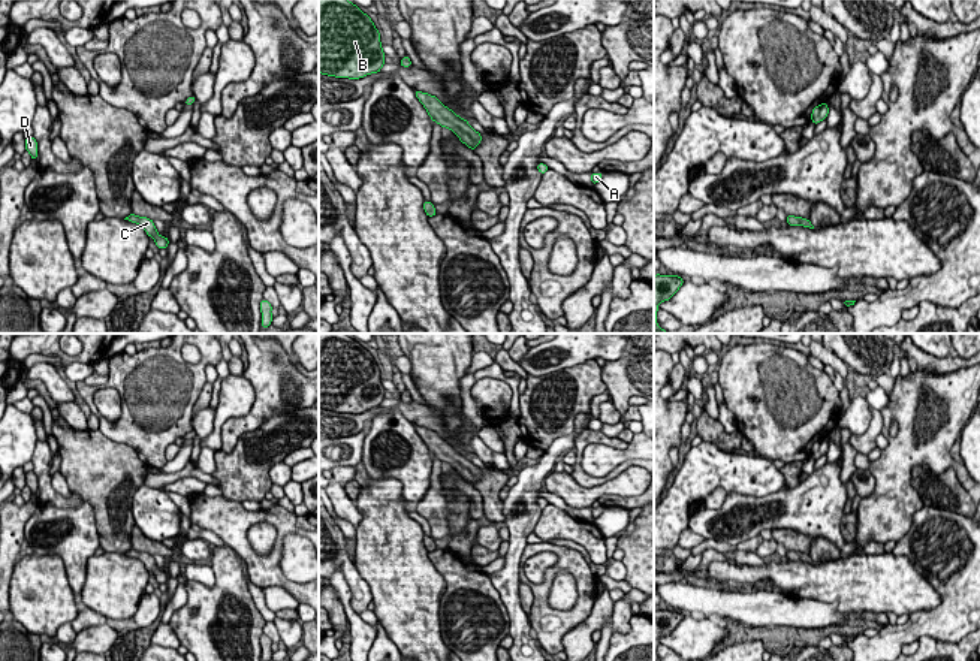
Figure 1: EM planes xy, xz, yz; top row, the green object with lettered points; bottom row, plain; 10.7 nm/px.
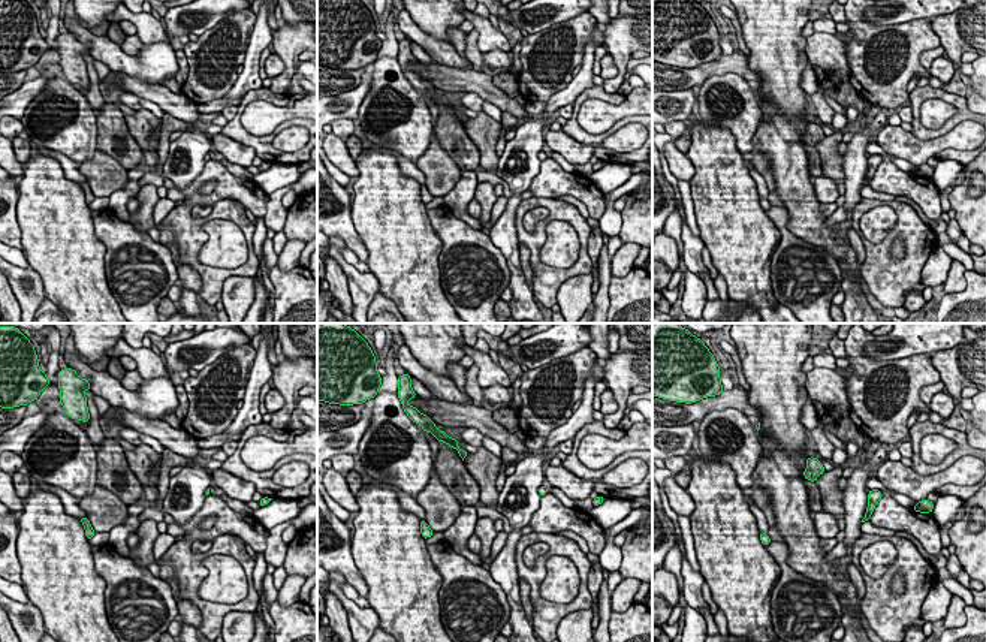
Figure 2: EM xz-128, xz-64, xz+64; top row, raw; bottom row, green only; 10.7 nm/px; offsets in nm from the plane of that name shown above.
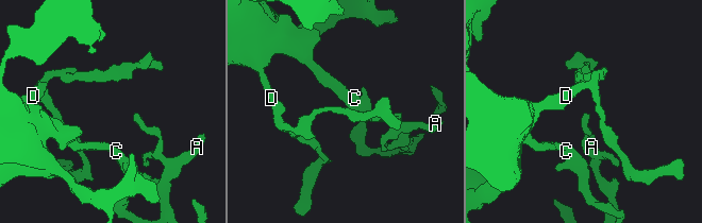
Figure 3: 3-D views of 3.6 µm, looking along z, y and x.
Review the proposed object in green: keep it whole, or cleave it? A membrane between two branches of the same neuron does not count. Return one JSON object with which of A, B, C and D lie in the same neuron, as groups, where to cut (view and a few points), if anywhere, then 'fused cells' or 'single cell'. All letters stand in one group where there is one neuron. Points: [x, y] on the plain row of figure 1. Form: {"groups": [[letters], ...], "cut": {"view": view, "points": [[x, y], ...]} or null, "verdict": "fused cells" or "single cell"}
{"groups": [["A", "B", "C", "D"]], "cut": null, "verdict": "single cell"}

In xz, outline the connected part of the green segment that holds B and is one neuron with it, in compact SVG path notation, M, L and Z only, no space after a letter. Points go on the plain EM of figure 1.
M319 333L319 408L359 414L385 399L380 368L347 333Z

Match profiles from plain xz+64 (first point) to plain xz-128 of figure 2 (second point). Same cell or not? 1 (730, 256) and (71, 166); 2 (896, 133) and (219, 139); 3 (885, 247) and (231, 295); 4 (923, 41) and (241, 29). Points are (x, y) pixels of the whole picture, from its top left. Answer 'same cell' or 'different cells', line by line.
1: different cells
2: same cell
3: different cells
4: same cell

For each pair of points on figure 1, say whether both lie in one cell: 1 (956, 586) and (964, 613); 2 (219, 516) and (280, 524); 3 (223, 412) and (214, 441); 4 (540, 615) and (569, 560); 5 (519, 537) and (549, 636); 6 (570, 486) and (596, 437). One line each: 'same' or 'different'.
1: same
2: same
3: same
4: same
5: different
6: different

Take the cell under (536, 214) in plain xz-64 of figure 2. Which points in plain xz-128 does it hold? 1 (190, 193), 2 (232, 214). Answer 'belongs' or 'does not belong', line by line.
1: belongs
2: does not belong

